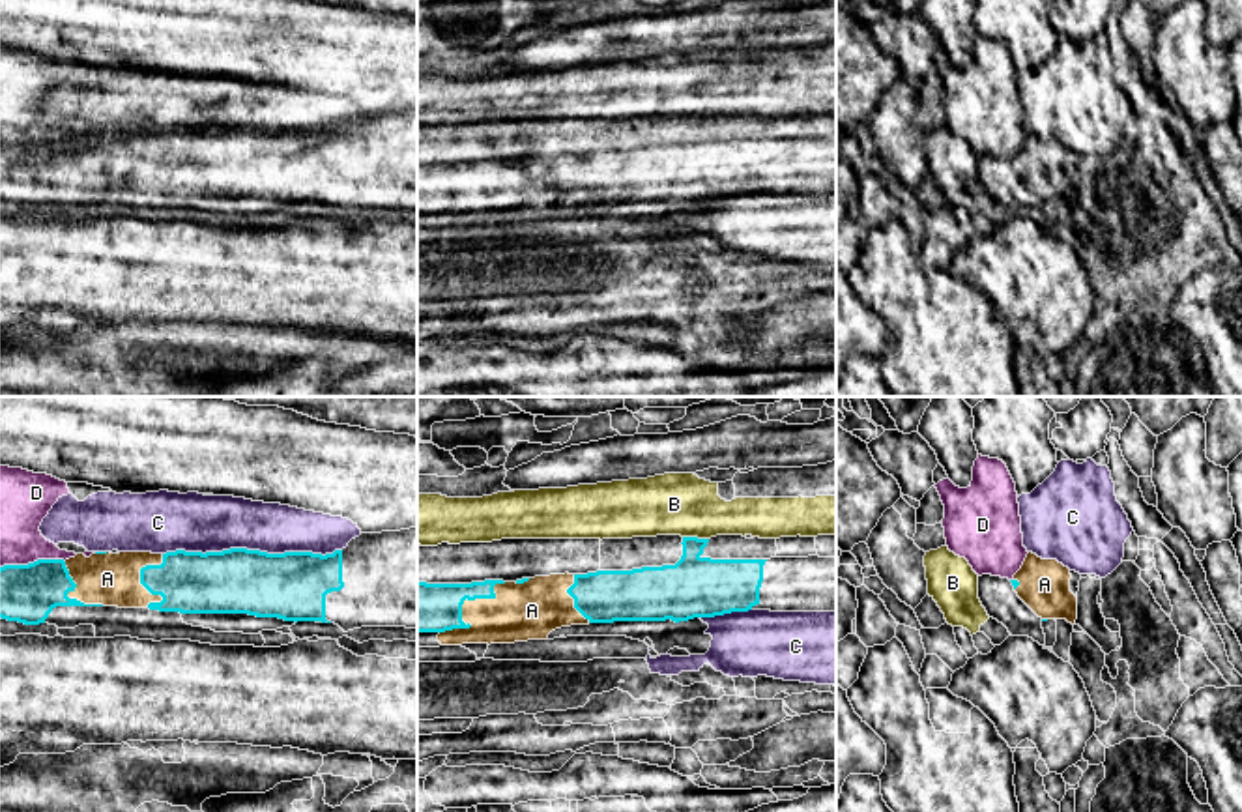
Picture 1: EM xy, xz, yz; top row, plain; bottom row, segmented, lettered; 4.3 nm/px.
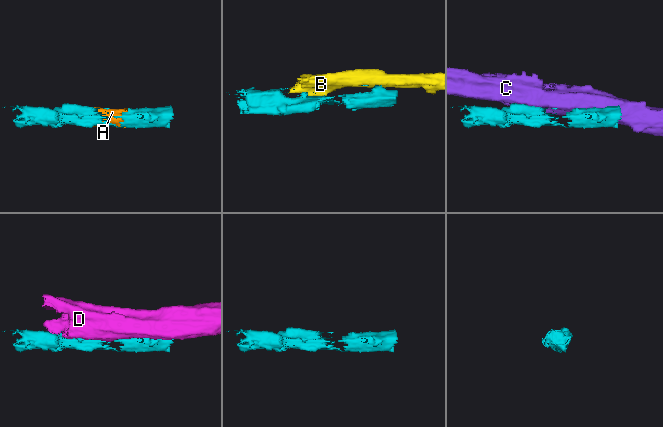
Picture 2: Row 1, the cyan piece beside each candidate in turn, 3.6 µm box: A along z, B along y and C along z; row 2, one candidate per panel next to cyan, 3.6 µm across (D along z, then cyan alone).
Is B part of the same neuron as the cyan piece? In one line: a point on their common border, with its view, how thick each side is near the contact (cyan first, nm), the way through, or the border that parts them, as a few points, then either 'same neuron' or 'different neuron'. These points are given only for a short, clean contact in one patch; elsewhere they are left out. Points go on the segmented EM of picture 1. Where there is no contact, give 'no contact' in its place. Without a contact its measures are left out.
meets cyan in xz at (696, 537); 260 nm thick on the cyan side, 280 nm on the other; different neuron

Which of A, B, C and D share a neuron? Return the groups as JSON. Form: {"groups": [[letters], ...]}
{"groups": [["A"], ["B"], ["C"], ["D"]]}

